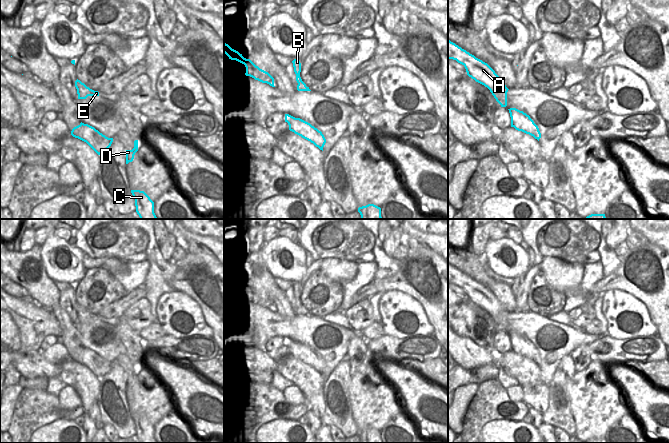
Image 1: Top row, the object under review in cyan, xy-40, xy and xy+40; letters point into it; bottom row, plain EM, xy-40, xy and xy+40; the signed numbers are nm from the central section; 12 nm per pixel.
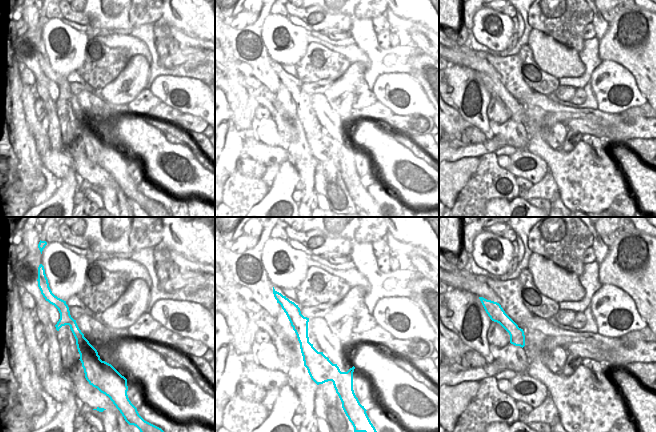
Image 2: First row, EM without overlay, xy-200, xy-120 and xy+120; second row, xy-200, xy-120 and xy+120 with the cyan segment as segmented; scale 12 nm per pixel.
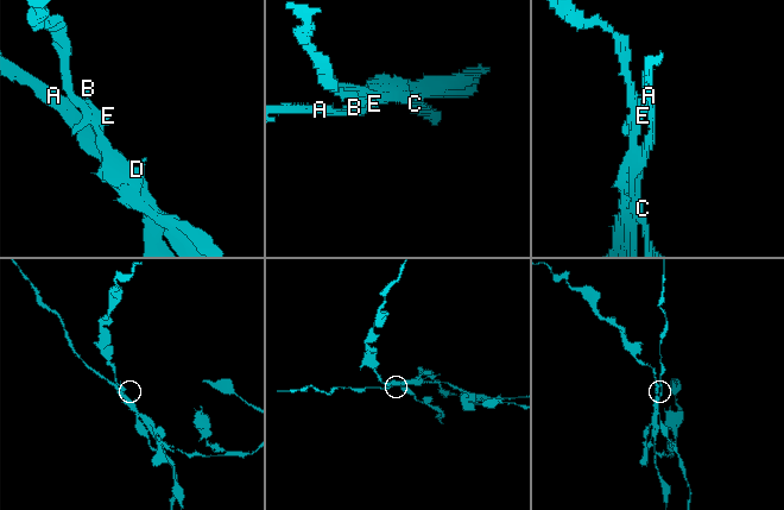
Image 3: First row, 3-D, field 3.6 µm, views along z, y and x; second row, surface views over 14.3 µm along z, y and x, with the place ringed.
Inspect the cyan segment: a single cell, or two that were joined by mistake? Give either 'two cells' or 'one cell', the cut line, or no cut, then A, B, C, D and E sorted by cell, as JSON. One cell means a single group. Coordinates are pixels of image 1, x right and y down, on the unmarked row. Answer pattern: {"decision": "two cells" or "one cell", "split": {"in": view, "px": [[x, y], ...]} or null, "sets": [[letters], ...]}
{"decision": "one cell", "split": null, "sets": [["A", "B", "C", "D", "E"]]}

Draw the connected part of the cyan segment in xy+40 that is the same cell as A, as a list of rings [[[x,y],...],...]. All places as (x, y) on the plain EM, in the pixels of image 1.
[[[448,264],[448,283],[456,284],[462,288],[467,299],[487,311],[501,331],[507,330],[507,316],[509,313],[487,287],[450,264]]]

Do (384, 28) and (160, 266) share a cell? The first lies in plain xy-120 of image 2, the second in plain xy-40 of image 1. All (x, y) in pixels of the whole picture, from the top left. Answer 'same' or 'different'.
different

